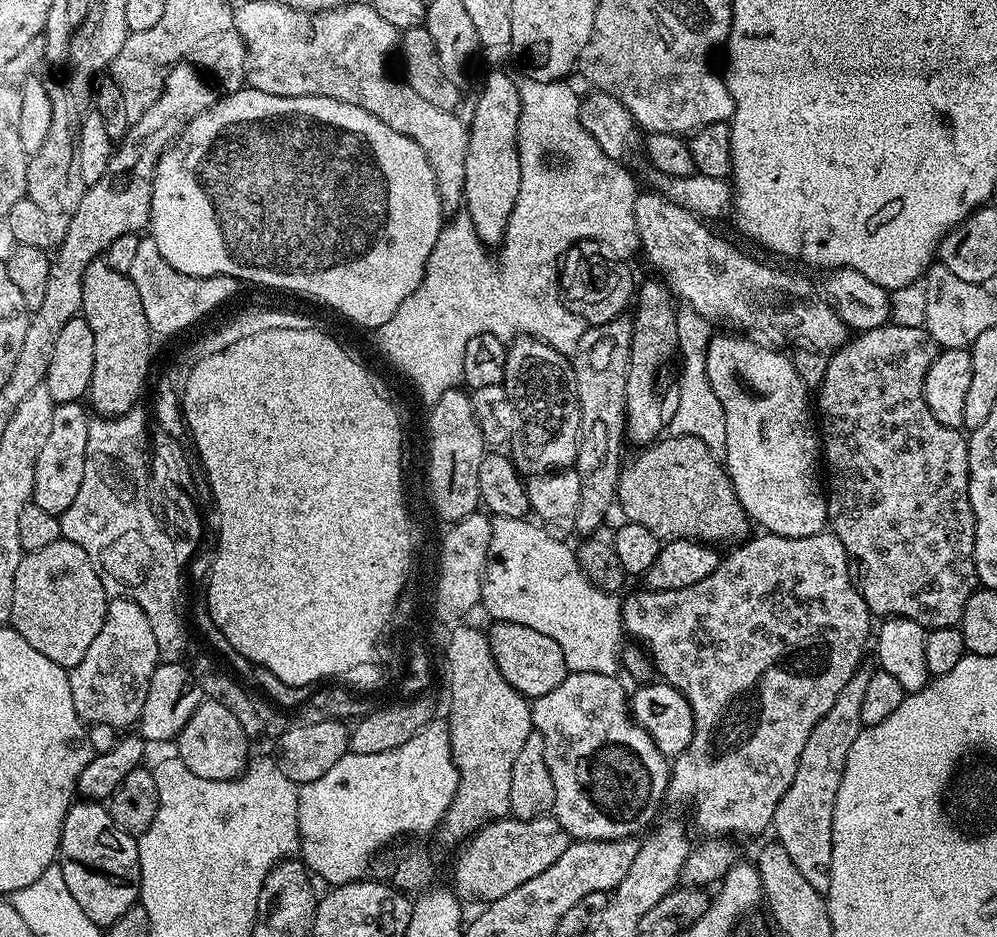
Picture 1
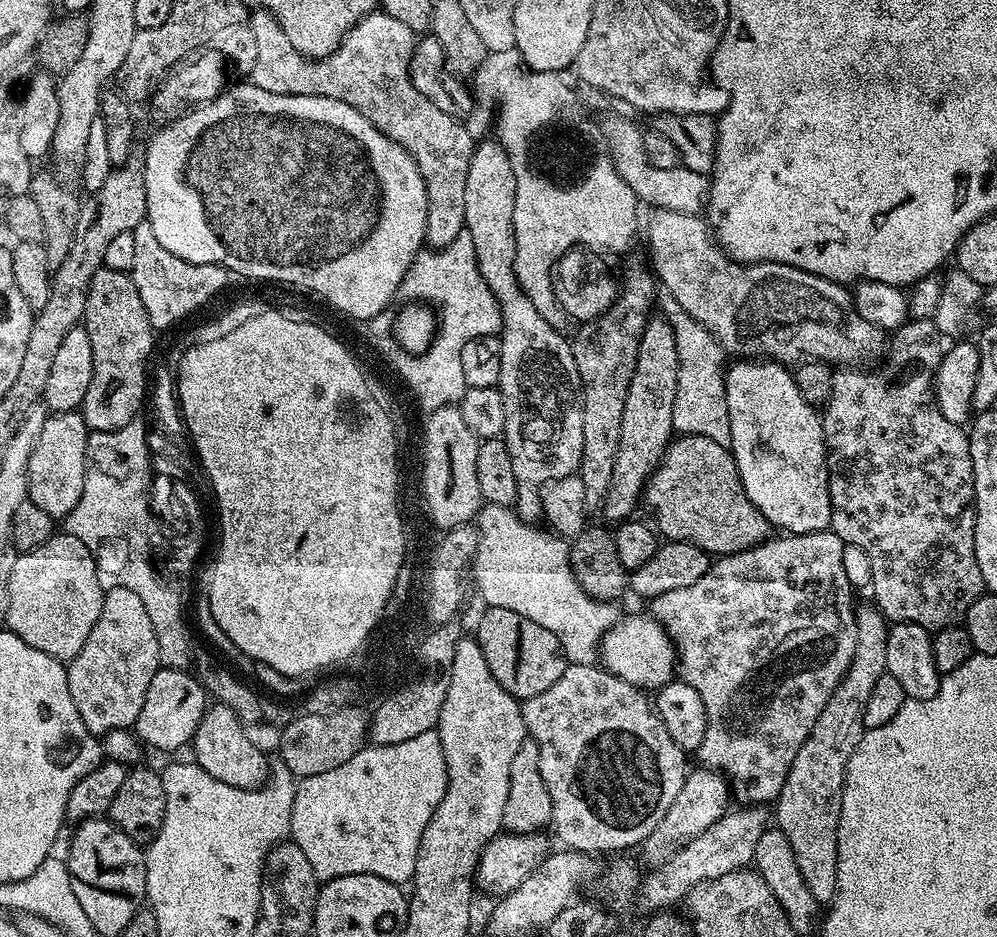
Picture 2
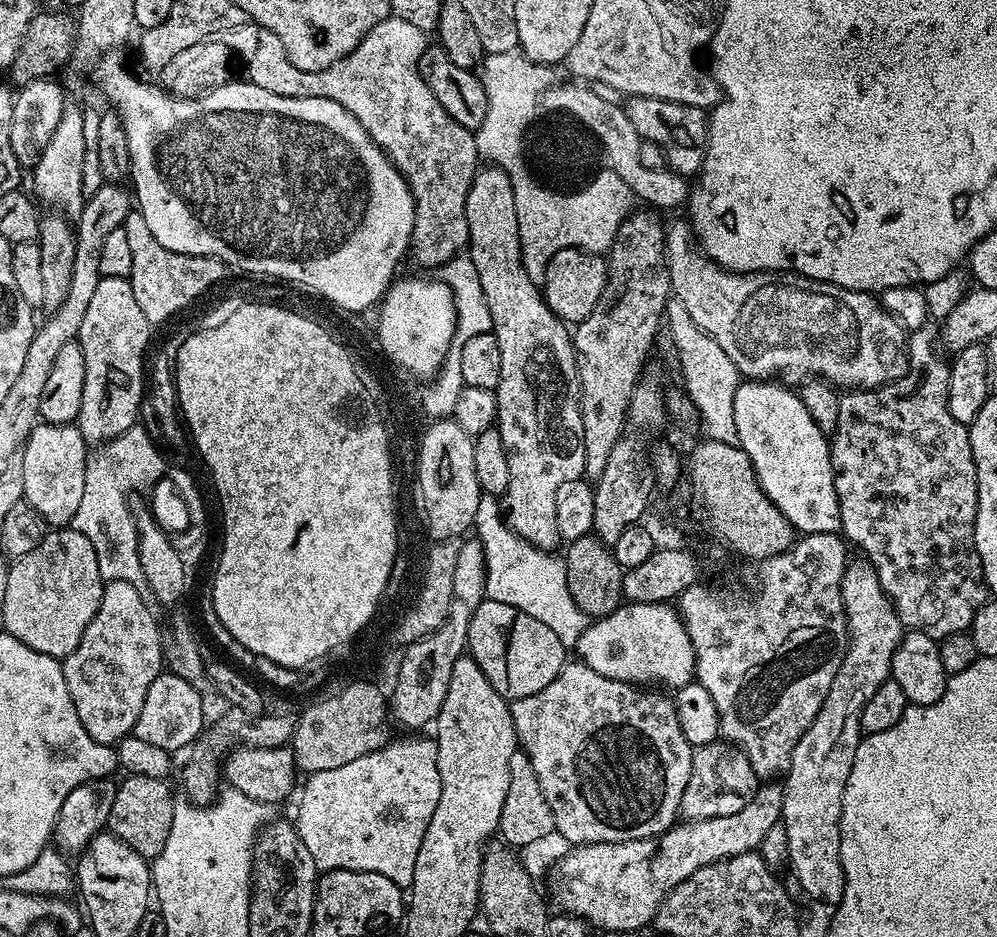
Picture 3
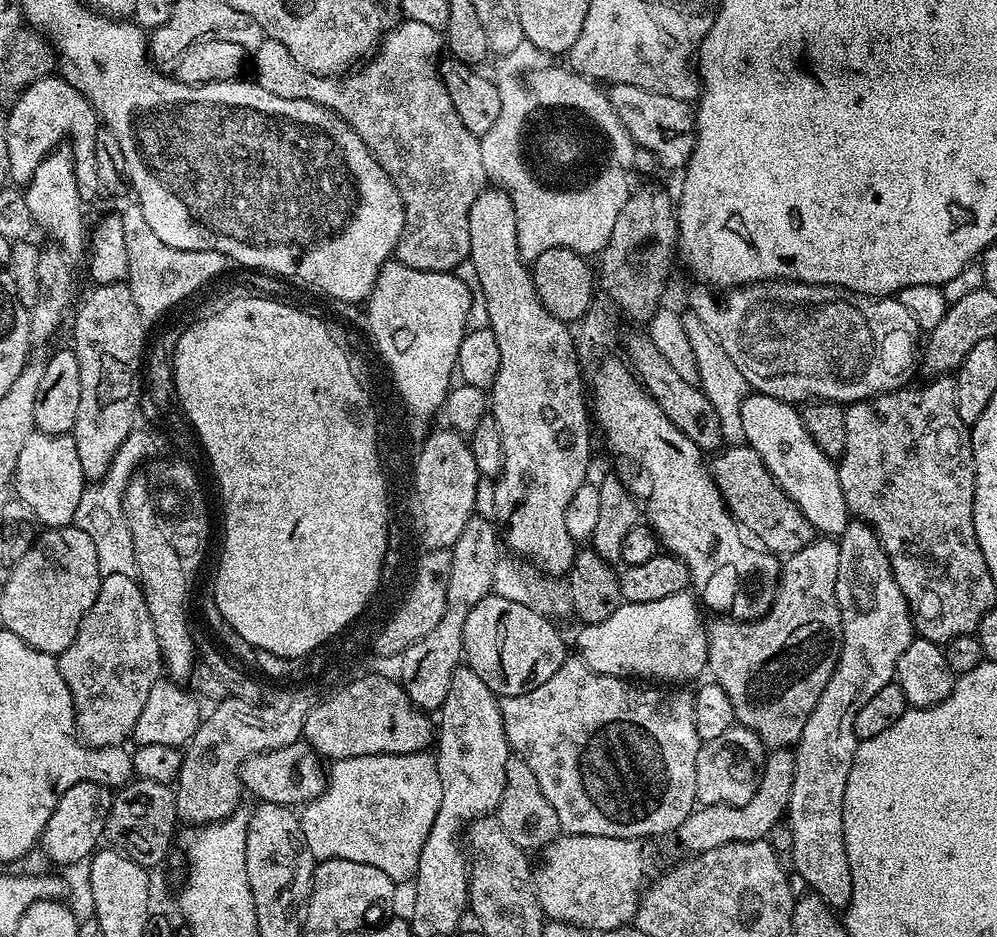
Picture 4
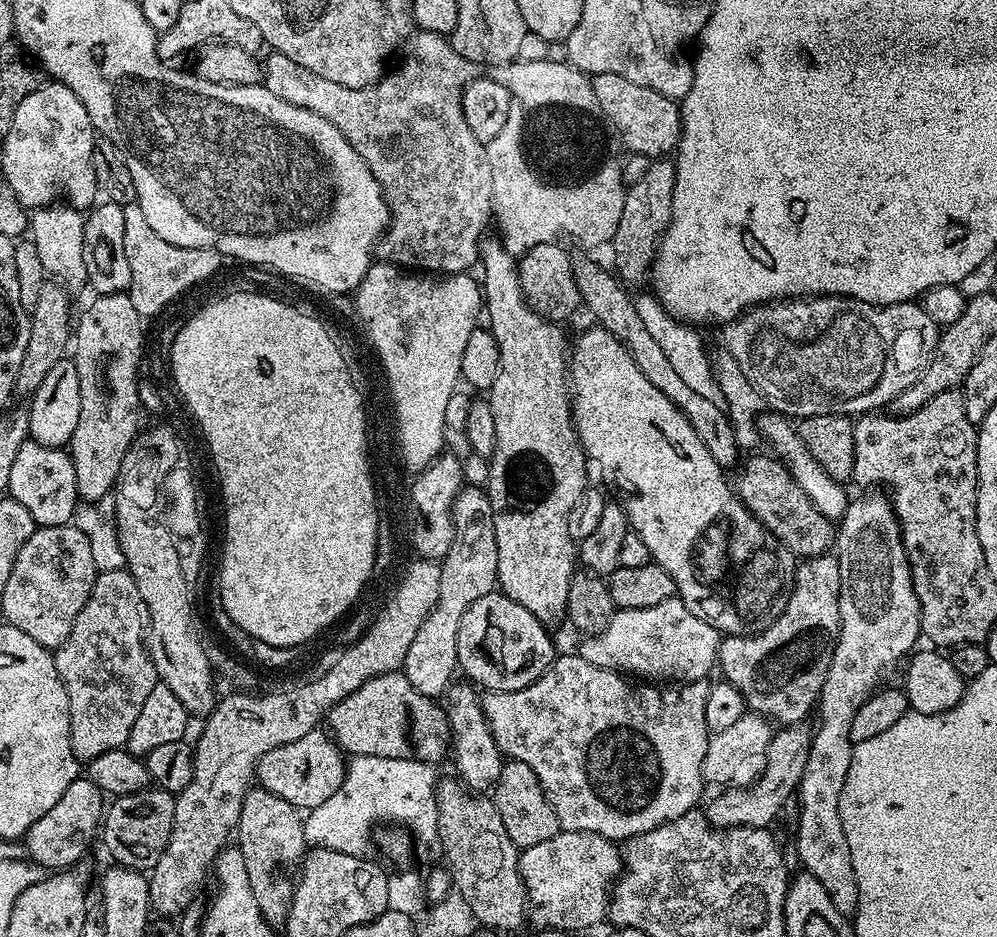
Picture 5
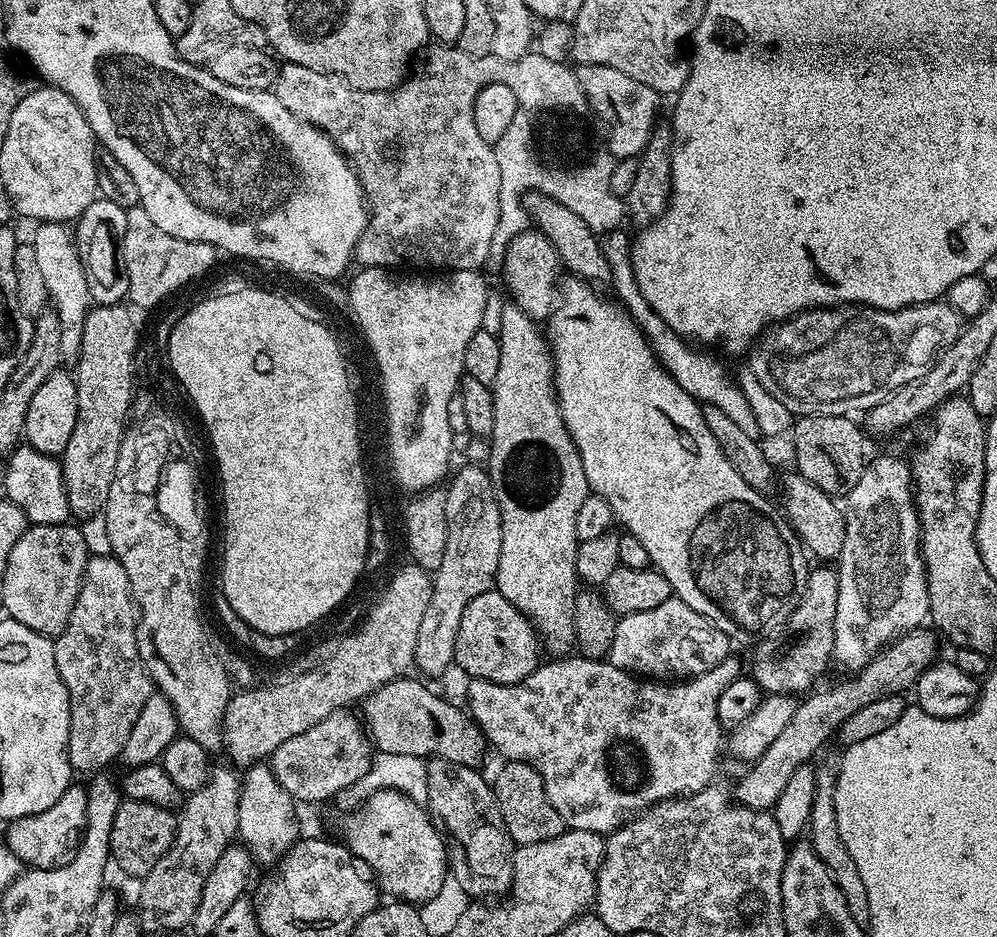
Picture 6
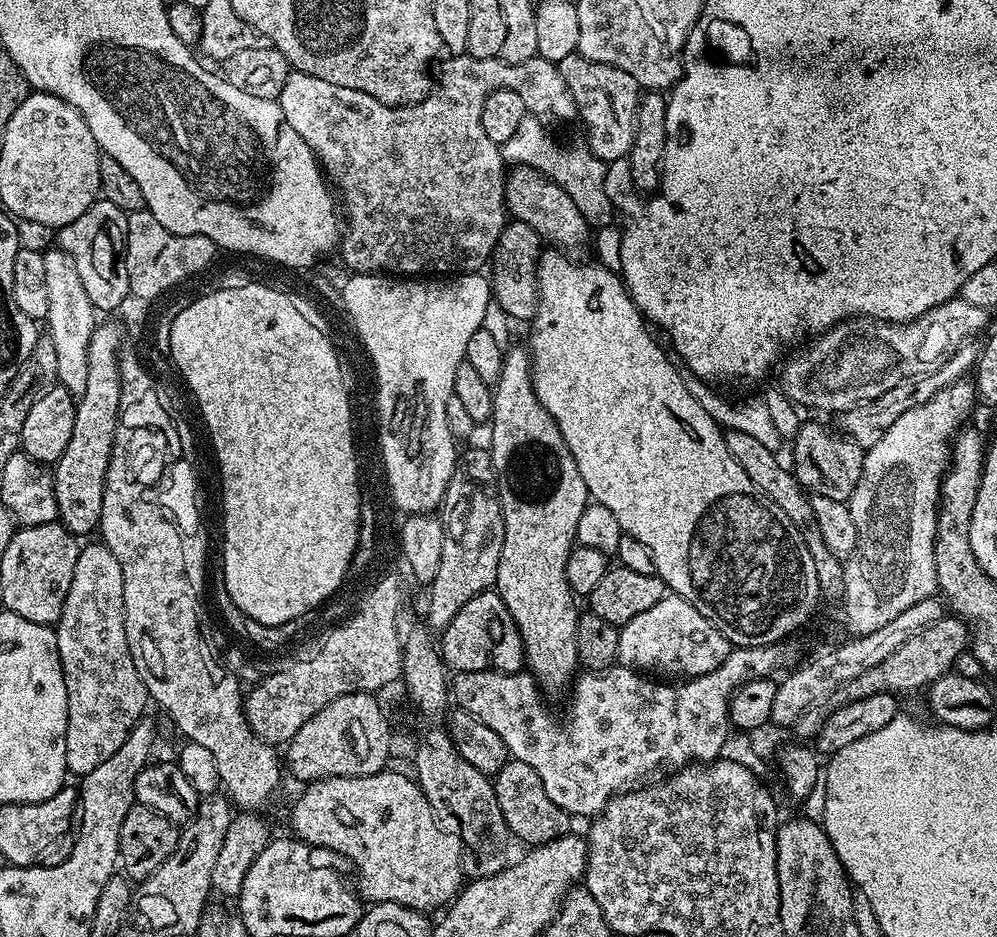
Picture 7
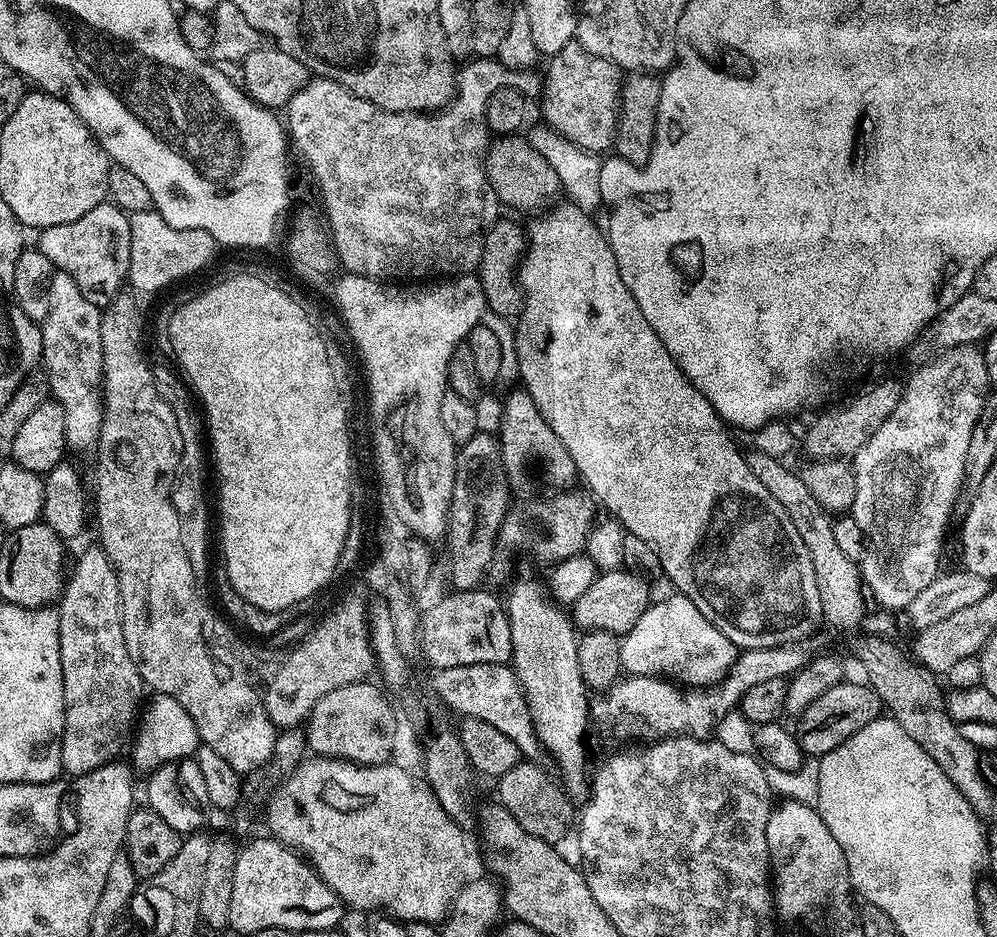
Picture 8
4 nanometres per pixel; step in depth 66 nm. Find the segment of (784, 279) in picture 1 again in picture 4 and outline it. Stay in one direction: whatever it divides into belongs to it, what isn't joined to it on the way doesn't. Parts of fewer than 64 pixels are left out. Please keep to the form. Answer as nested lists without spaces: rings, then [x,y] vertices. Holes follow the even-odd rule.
[[[762,280],[758,284],[746,284],[742,288],[733,288],[727,293],[728,296],[724,300],[724,308],[711,296],[713,293],[708,290],[700,290],[704,292],[692,292],[688,296],[688,305],[687,307],[697,316],[702,322],[702,326],[706,326],[706,330],[714,339],[720,343],[722,350],[726,350],[726,354],[734,361],[734,366],[738,366],[738,370],[742,370],[742,378],[746,378],[749,389],[753,393],[759,394],[761,396],[769,396],[770,398],[778,398],[782,402],[787,404],[794,404],[797,406],[803,406],[813,400],[833,400],[834,403],[847,406],[858,402],[859,400],[868,400],[871,396],[880,396],[883,392],[894,392],[898,388],[902,388],[913,383],[912,375],[916,372],[916,364],[918,368],[918,352],[916,356],[916,347],[921,347],[922,344],[922,330],[918,326],[918,322],[915,318],[912,317],[910,312],[906,310],[906,306],[902,306],[902,302],[898,298],[873,298],[871,296],[861,296],[858,292],[845,292],[843,288],[829,288],[827,286],[817,286],[814,284],[797,284],[794,280]]]

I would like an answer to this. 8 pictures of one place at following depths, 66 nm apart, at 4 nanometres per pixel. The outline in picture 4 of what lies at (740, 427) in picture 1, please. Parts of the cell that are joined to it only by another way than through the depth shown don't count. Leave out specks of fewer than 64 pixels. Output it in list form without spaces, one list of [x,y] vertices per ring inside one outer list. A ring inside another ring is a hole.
[[[749,395],[742,404],[742,434],[747,447],[759,454],[766,470],[770,470],[770,474],[776,479],[778,486],[796,503],[798,510],[802,510],[806,522],[810,522],[810,526],[815,528],[821,537],[839,538],[848,529],[850,513],[846,506],[846,498],[842,494],[842,482],[838,482],[836,464],[833,457],[818,450],[818,442],[814,442],[814,438],[810,438],[804,425],[801,409],[797,405],[787,404],[778,398],[769,396]]]

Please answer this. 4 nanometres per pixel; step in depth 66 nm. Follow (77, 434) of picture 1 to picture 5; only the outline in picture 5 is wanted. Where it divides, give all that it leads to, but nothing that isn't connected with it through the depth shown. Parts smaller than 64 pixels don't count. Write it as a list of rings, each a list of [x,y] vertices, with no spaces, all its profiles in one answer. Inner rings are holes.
[[[30,438],[25,440],[22,446],[18,446],[14,466],[10,466],[7,495],[22,502],[22,506],[30,510],[30,518],[34,518],[39,527],[49,528],[69,523],[78,507],[78,482],[74,482],[71,455],[64,448],[42,446]]]

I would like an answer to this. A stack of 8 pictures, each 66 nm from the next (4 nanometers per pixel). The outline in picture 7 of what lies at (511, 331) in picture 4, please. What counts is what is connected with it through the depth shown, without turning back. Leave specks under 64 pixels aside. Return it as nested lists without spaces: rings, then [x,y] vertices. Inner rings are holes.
[[[512,346],[504,353],[502,374],[498,378],[496,385],[494,385],[492,393],[492,419],[490,423],[493,426],[493,446],[490,449],[492,465],[496,471],[496,489],[500,495],[500,509],[504,515],[502,558],[498,558],[498,574],[496,575],[494,588],[495,591],[499,592],[506,610],[510,610],[510,614],[520,631],[522,646],[524,647],[524,663],[527,671],[535,676],[536,683],[540,685],[545,693],[560,692],[564,687],[565,691],[573,683],[574,677],[578,672],[576,627],[581,617],[581,613],[579,611],[576,612],[577,597],[574,595],[572,587],[568,585],[568,579],[566,578],[566,562],[570,558],[574,547],[576,531],[578,530],[578,518],[582,518],[582,510],[589,504],[590,497],[586,490],[586,482],[582,482],[582,473],[578,470],[578,462],[574,462],[574,454],[570,454],[570,446],[566,446],[566,438],[562,438],[562,430],[558,430],[554,418],[550,418],[546,406],[542,406],[542,402],[538,400],[538,394],[532,385],[532,361],[528,355],[527,347],[520,346],[520,348],[517,348],[517,346]]]

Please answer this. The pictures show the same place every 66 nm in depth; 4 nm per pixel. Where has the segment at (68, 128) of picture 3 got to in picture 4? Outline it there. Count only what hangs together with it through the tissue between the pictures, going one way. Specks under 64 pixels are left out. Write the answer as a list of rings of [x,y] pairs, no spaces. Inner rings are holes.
[[[57,146],[43,160],[34,172],[31,180],[23,189],[26,206],[30,206],[30,214],[36,220],[36,228],[49,236],[53,245],[59,246],[67,256],[83,257],[89,233],[84,230],[85,201],[80,198],[78,182],[76,181],[76,159],[68,146]]]

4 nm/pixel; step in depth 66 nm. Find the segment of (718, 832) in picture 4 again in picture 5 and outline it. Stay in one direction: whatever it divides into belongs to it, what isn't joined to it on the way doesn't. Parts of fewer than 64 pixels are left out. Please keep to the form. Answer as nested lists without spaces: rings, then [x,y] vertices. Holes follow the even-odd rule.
[[[807,723],[789,724],[773,731],[772,741],[766,754],[766,766],[755,784],[749,784],[746,788],[725,787],[721,796],[716,796],[706,807],[708,821],[714,828],[768,828],[771,820],[784,808],[788,799],[793,799],[794,793],[799,789],[802,770],[806,770],[806,758],[810,754],[813,729]]]

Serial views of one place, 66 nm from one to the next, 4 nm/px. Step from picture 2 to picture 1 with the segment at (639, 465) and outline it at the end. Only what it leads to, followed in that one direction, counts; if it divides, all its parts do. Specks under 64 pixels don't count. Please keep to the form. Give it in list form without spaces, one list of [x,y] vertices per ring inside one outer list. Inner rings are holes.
[[[663,279],[648,280],[639,285],[634,300],[636,316],[632,321],[632,345],[630,346],[630,370],[626,378],[626,436],[636,446],[647,446],[661,439],[666,428],[666,412],[660,405],[660,392],[656,383],[660,380],[660,371],[668,364],[668,359],[679,349],[677,301],[672,289]]]

